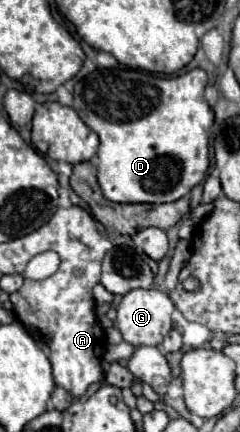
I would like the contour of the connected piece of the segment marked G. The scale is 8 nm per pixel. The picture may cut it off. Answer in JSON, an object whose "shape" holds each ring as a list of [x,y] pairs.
{"shape":[[[135,289],[127,293],[117,307],[117,329],[121,331],[123,341],[127,341],[133,347],[141,347],[141,345],[157,347],[173,327],[171,313],[173,313],[173,301],[167,295],[159,293],[157,289],[149,289],[149,291]]]}

